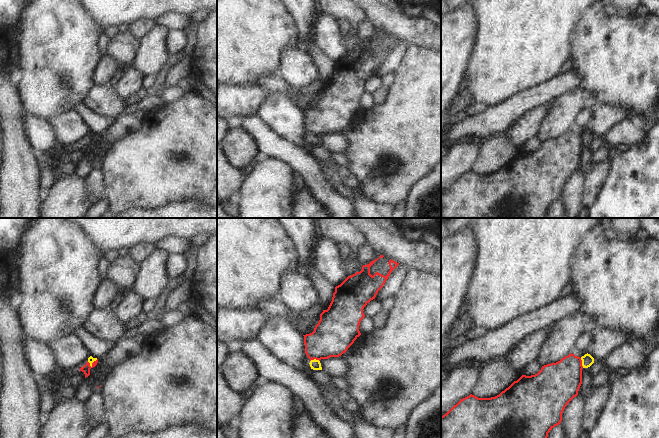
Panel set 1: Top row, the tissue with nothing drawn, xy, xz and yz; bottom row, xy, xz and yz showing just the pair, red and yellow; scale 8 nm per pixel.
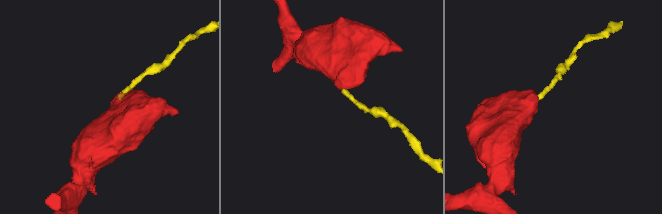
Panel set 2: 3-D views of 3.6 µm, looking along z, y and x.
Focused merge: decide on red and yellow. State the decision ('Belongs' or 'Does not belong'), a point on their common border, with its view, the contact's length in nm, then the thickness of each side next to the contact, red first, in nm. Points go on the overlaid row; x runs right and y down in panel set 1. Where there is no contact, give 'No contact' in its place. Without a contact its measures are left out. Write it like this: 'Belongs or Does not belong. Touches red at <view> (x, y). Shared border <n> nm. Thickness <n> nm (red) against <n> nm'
Does not belong. Touches red at xz (314, 358). Shared border 80 nm. Thickness 320 nm (red) against 80 nm

